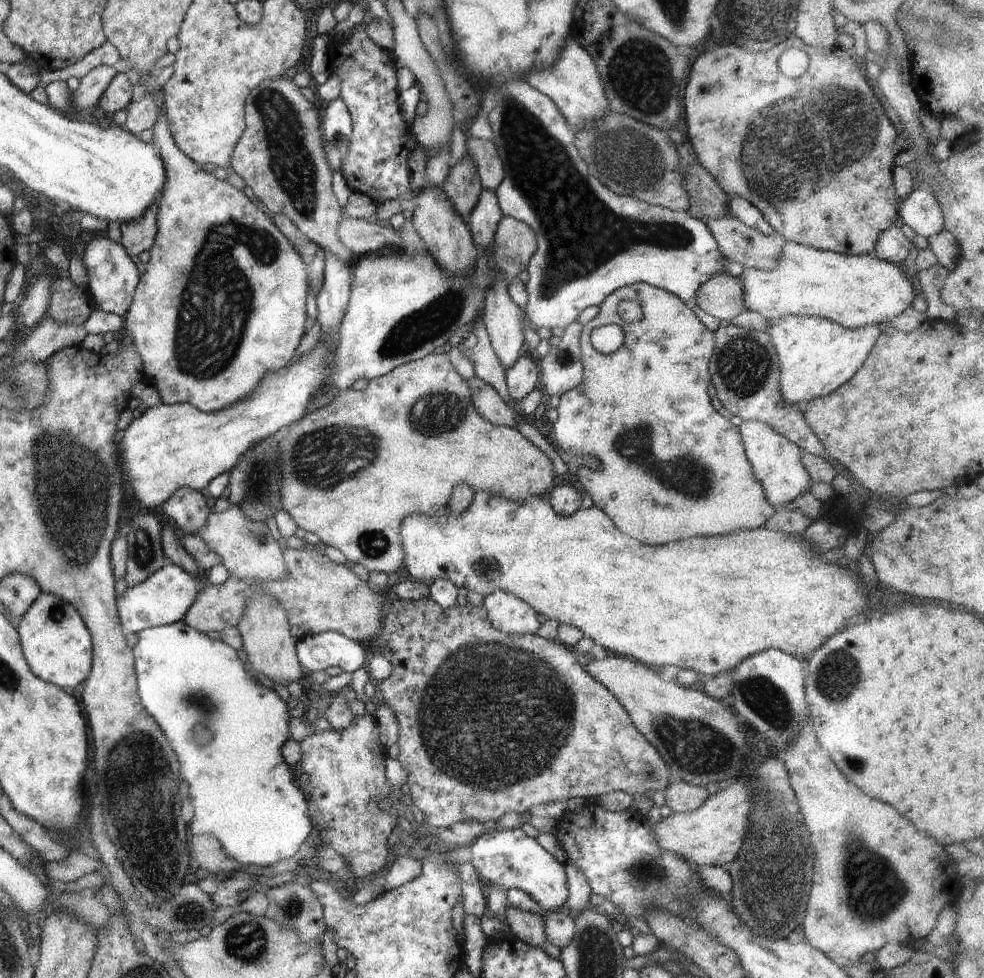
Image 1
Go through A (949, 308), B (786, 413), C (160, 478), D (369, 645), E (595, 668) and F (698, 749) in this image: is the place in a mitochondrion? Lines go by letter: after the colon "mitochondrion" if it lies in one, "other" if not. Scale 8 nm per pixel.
A: other
B: other
C: other
D: other
E: other
F: mitochondrion

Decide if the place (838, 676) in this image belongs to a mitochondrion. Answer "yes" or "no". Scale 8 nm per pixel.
yes

